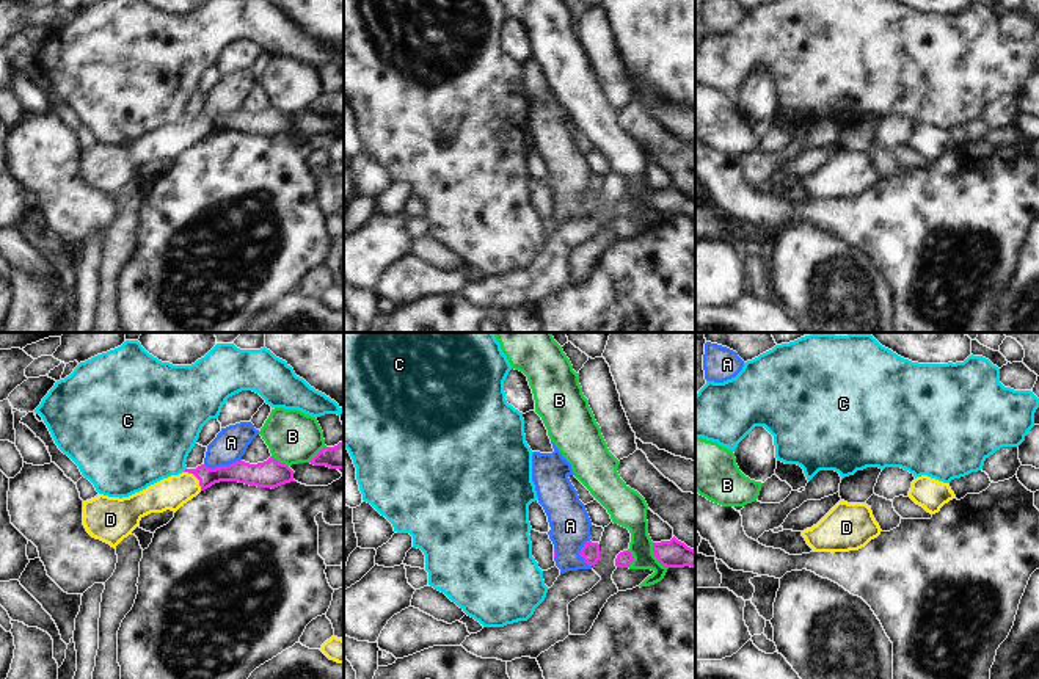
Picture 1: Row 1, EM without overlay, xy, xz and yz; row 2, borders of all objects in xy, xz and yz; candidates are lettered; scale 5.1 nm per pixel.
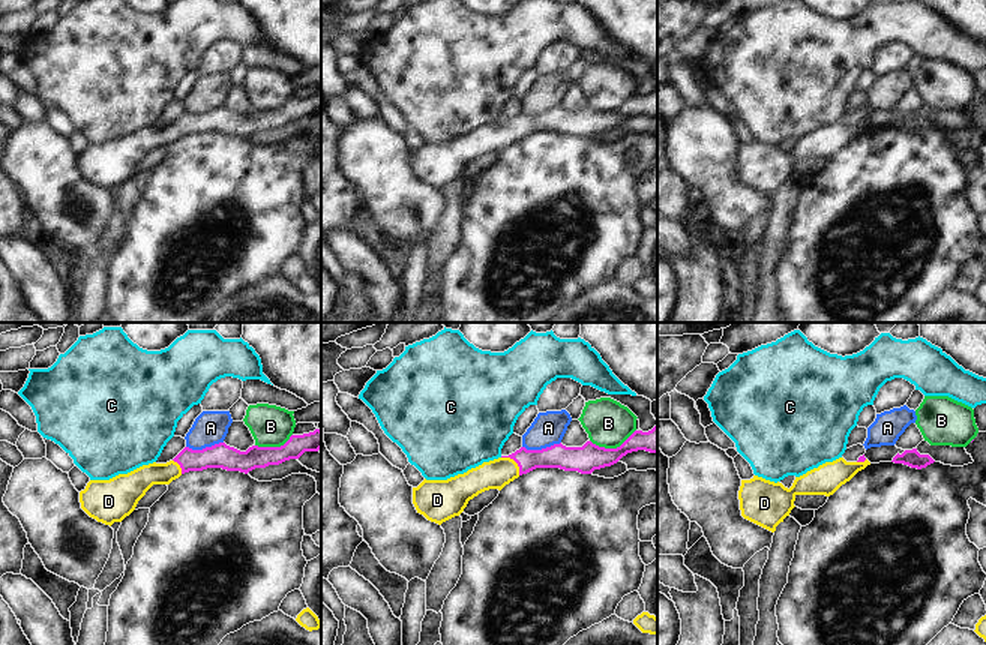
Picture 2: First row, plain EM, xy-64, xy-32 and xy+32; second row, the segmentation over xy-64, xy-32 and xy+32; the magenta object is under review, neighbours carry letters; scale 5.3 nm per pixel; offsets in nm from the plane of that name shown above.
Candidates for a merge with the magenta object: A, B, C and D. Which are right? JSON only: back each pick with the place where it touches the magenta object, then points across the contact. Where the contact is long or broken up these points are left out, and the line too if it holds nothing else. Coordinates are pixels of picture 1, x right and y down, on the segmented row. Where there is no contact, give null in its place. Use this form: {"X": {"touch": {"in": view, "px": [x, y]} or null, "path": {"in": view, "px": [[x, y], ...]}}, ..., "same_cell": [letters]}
{"D": {"touch": {"in": "xy", "px": [196, 477]}, "path": {"in": "xy", "px": [[244, 472], [196, 477], [171, 493]]}}, "same_cell": ["D"]}

